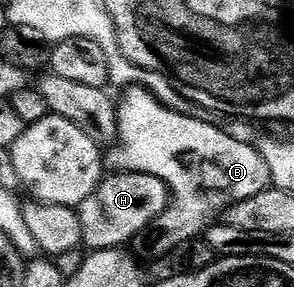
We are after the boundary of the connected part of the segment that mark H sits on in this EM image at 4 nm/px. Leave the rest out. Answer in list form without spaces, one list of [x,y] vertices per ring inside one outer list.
[[[127,170],[120,174],[106,174],[95,193],[80,205],[81,242],[90,252],[124,248],[136,235],[144,236],[171,205],[169,187],[159,177]]]

